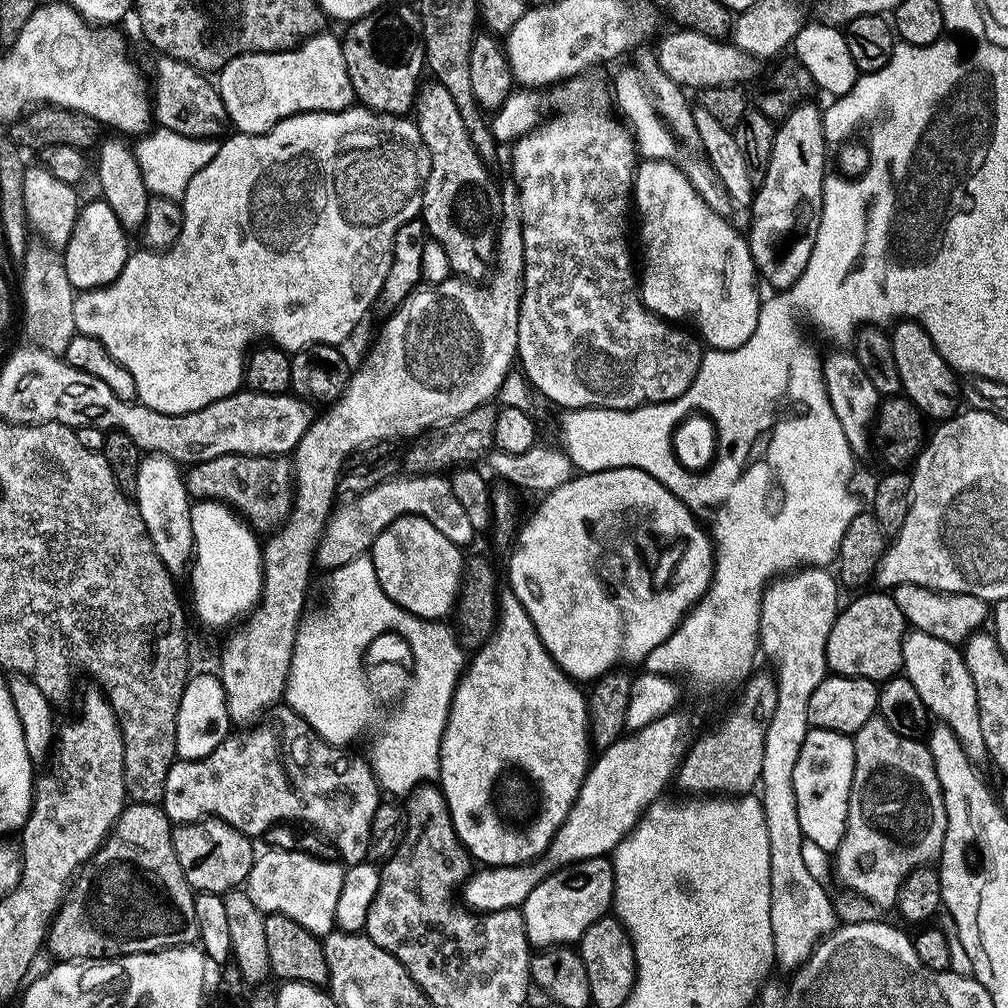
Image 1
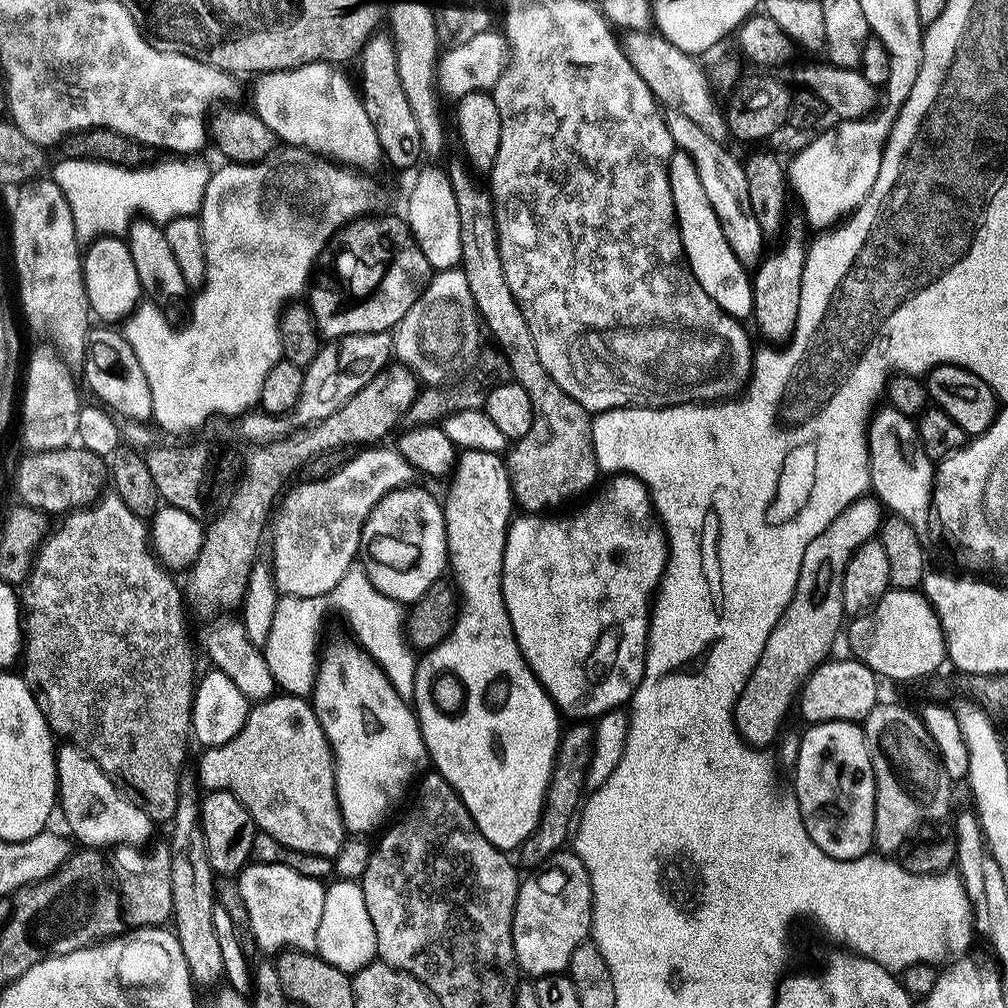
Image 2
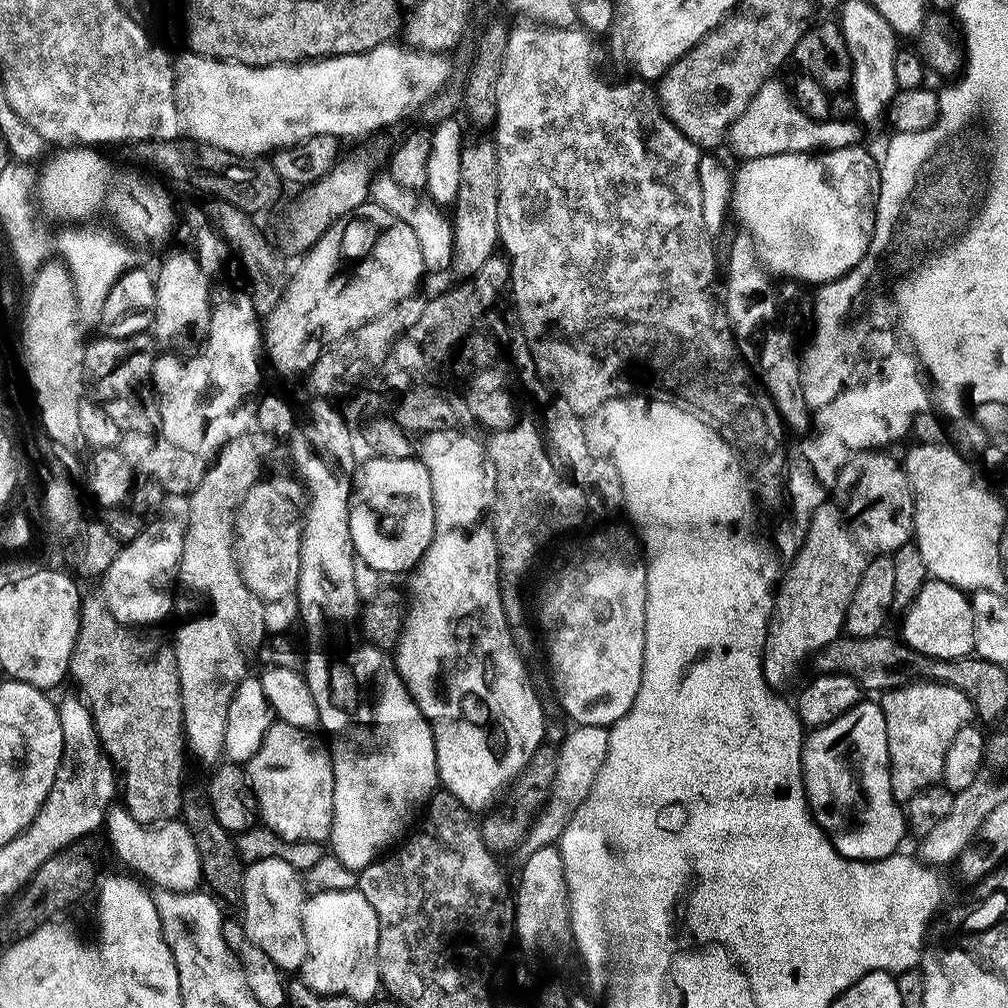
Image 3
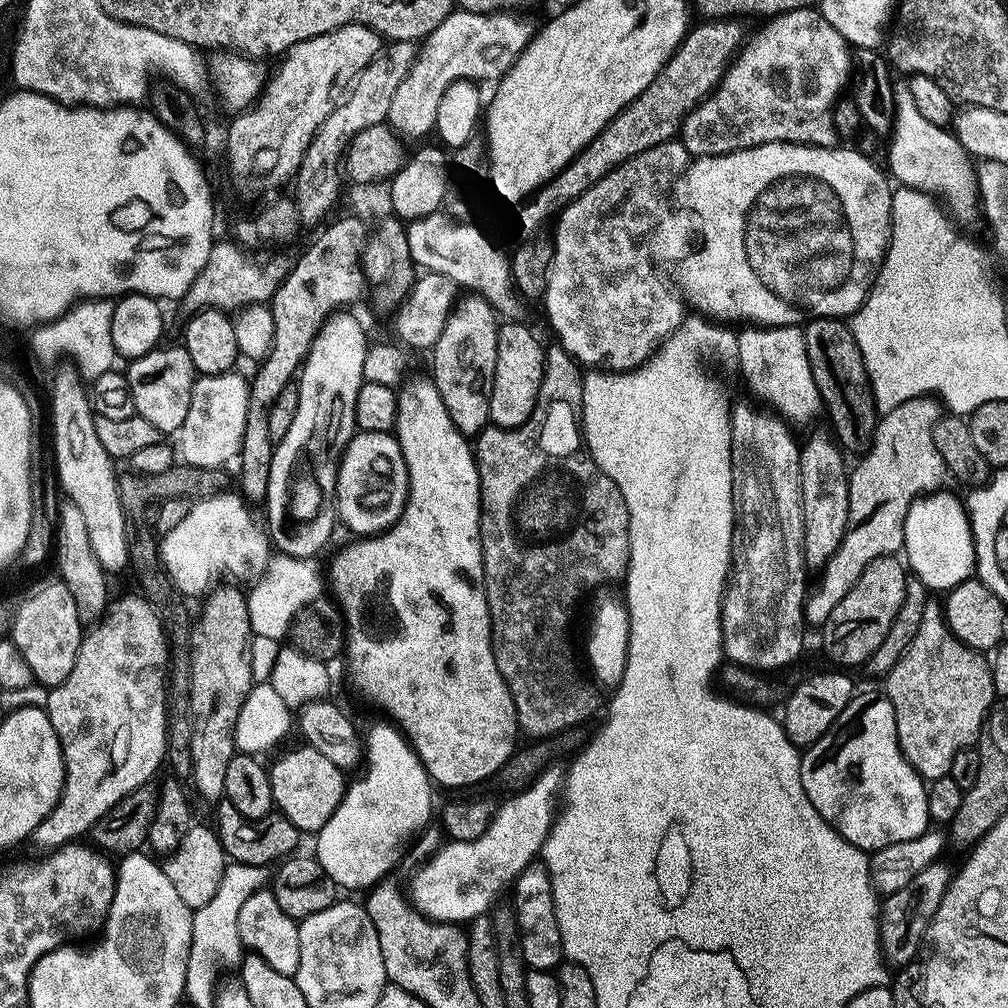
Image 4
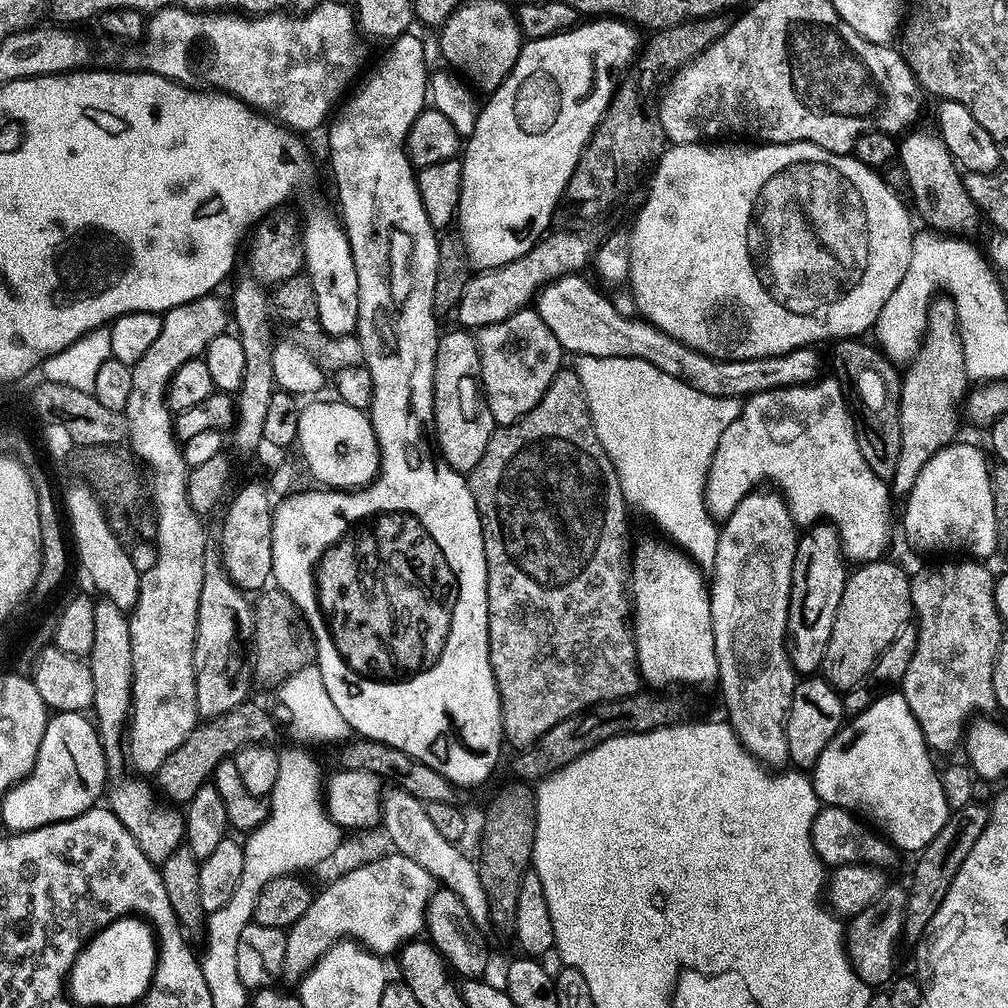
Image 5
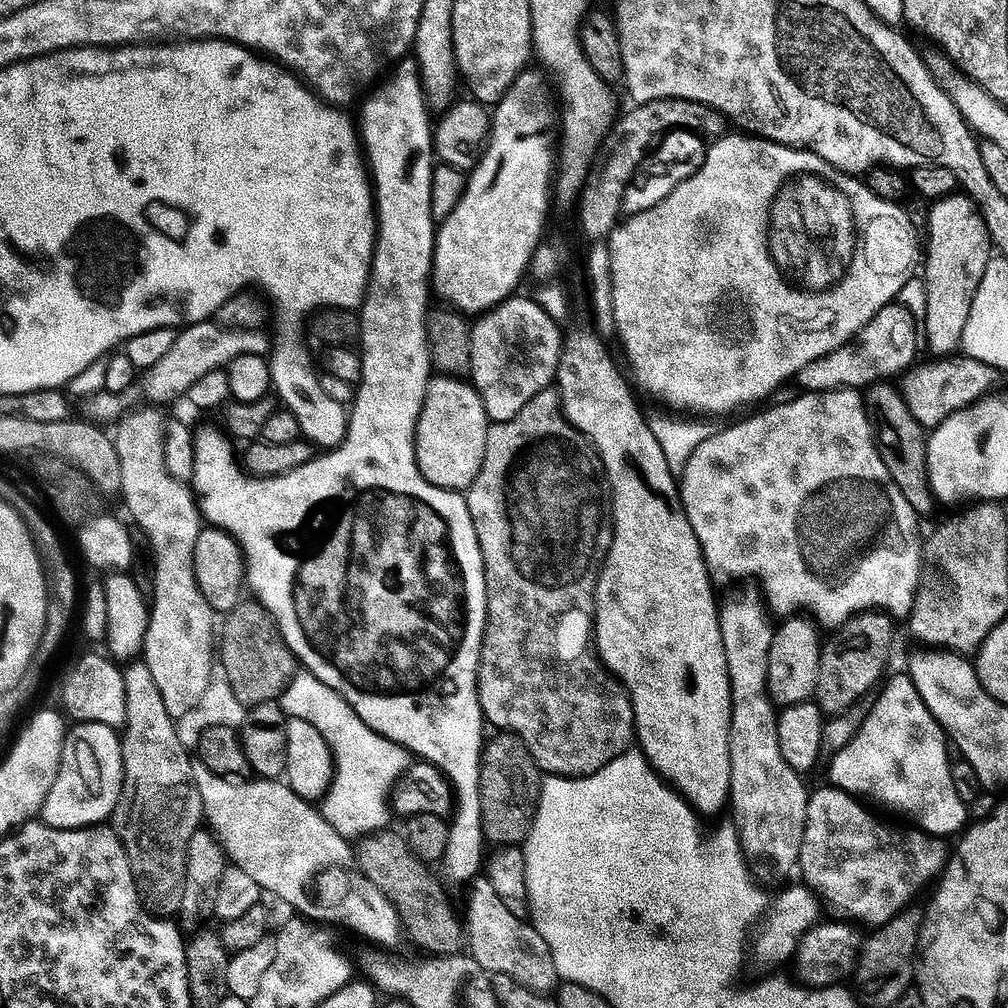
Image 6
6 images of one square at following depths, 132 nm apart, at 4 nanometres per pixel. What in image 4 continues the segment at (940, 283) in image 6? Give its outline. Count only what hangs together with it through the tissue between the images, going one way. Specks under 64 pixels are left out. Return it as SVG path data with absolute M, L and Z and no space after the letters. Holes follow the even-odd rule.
M935 398L911 400L898 406L893 412L883 413L882 419L876 425L876 436L872 440L872 447L861 459L865 460L856 469L855 467L851 469L849 526L841 546L822 569L824 577L820 580L820 588L811 589L804 605L804 618L809 625L825 625L830 614L834 613L838 604L854 590L854 586L858 584L862 574L866 573L866 568L875 559L903 553L906 518L910 514L910 510L920 497L935 493L945 487L944 479L949 479L950 473L946 462L942 462L942 454L938 452L938 446L934 444L934 426L938 426L941 415L942 405Z

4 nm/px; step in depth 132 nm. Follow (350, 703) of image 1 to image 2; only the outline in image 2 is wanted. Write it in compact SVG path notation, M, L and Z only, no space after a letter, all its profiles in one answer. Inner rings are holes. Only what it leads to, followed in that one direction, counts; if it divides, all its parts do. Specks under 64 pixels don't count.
M362 564L352 567L343 582L329 596L319 596L316 599L281 597L270 628L270 638L262 650L277 687L293 696L306 698L313 693L320 663L320 634L324 620L332 608L348 620L357 643L382 667L401 697L405 700L413 699L419 659L415 649L407 643L405 609L374 586Z

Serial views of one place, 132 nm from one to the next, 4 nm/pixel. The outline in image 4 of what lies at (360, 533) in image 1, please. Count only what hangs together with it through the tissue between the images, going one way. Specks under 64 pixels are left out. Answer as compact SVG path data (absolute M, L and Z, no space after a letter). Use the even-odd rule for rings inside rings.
M232 495L195 501L189 507L186 519L178 522L178 526L158 545L159 563L167 579L184 598L203 597L209 591L208 583L218 579L220 572L232 579L229 581L248 586L262 579L268 569L274 555L269 529L261 517L259 520L252 513L253 505L243 495Z

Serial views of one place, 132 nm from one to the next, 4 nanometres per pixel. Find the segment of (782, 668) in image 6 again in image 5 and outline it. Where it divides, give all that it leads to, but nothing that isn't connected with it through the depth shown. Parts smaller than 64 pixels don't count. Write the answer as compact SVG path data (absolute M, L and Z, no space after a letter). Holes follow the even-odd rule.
M821 522L801 535L788 611L788 656L799 675L814 676L823 669L836 616L850 577L846 566L840 532L834 524Z

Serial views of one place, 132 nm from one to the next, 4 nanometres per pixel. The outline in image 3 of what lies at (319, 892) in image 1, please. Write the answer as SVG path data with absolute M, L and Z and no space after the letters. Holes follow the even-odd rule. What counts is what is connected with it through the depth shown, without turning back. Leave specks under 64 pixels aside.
M267 860L247 865L244 873L244 896L242 925L245 934L256 947L260 947L268 960L284 974L300 972L308 961L308 947L302 914L304 913L305 881L301 873L281 860Z

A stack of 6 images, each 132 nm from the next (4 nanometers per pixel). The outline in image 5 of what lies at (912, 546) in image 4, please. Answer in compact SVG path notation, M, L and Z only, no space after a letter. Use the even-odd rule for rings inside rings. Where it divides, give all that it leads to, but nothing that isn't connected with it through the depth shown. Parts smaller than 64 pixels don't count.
M953 443L944 448L918 474L916 485L907 493L908 509L904 512L904 532L920 552L969 552L969 557L984 562L996 552L1000 540L1000 520L996 510L996 496L992 493L990 463L976 448Z

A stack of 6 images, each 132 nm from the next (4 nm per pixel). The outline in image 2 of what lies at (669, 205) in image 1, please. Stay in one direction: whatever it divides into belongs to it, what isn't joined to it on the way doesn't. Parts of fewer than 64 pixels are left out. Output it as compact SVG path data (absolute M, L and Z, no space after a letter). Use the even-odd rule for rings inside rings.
M677 151L668 173L674 194L676 221L680 224L684 243L684 254L688 258L688 266L692 269L694 278L702 286L702 290L706 290L706 294L710 294L710 298L714 298L714 302L722 306L726 314L730 314L735 320L747 321L753 315L753 277L726 242L722 225L706 198L705 187L702 186L694 161L686 152Z

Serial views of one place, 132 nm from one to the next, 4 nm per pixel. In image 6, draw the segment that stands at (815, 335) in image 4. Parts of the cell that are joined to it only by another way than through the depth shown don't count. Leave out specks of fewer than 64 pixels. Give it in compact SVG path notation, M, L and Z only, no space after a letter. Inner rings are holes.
M892 382L875 383L863 393L864 409L868 412L868 421L876 437L876 447L880 450L882 462L886 462L886 470L890 470L890 478L906 494L906 502L914 506L916 515L927 518L938 506L932 495L932 487L928 481L928 436L910 414L910 406L906 406L899 387Z

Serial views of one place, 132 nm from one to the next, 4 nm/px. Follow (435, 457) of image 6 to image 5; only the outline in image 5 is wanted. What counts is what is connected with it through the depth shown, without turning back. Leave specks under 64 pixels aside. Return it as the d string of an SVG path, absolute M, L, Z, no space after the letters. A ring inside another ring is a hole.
M457 330L441 335L438 354L436 355L436 373L434 382L430 385L430 400L436 403L436 420L434 416L434 440L438 445L439 455L458 473L471 474L482 462L482 454L486 454L486 446L490 446L490 438L498 427L496 420L490 414L488 402L484 399L480 383L480 347L476 344L475 335L468 330Z

